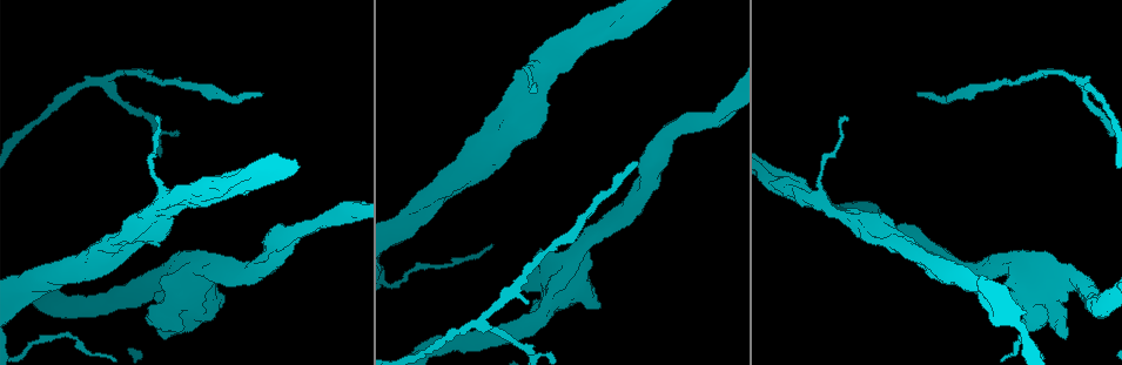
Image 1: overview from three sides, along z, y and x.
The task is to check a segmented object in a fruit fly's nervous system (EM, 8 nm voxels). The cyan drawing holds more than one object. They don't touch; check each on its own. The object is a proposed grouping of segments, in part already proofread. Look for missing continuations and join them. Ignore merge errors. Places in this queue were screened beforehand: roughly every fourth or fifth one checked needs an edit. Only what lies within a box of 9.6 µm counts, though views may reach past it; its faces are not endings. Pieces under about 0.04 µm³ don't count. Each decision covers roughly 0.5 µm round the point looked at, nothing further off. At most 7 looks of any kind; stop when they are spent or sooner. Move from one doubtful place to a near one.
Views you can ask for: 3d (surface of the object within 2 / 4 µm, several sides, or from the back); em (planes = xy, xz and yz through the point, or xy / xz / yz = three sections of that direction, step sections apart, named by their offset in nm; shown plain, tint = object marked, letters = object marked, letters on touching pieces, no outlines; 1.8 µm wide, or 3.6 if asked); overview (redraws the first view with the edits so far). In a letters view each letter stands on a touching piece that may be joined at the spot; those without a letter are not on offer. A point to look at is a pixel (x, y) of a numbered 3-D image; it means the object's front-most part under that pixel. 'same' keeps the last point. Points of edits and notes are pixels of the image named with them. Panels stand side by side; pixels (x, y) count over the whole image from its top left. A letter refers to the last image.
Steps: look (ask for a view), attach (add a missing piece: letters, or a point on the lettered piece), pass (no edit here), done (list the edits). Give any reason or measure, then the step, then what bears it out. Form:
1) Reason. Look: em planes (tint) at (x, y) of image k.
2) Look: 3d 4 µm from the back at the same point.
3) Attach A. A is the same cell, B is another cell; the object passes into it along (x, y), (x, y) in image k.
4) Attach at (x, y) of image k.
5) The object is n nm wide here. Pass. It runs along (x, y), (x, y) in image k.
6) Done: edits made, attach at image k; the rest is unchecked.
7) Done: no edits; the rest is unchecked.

Free end. Look: 3d 4 µm at (637, 164) of image 1.

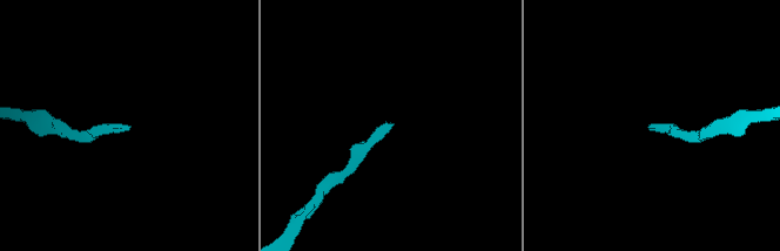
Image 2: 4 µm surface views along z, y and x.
Shape alone is not enough. Look: em planes (plain) at (128, 128) of image 2.

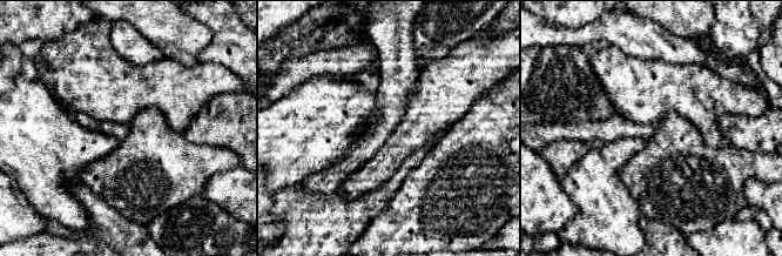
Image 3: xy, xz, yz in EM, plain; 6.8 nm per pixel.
See the neighbours. Look: em planes (letters) at the same point.

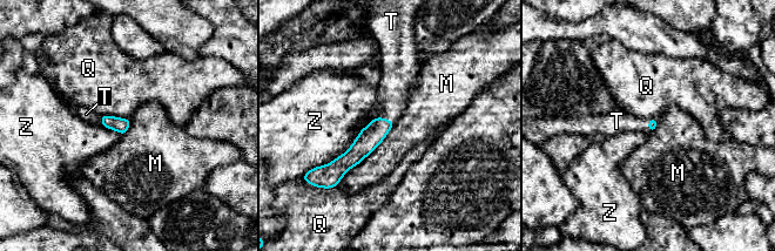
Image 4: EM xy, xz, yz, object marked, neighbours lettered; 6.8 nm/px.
Attach T. T is the same cell, M, Q and Z are other cells; the object passes into it along (371, 136), (386, 119), (393, 88) in image 4; it goes on there.

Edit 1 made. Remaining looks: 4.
See it whole again. Look: overview.

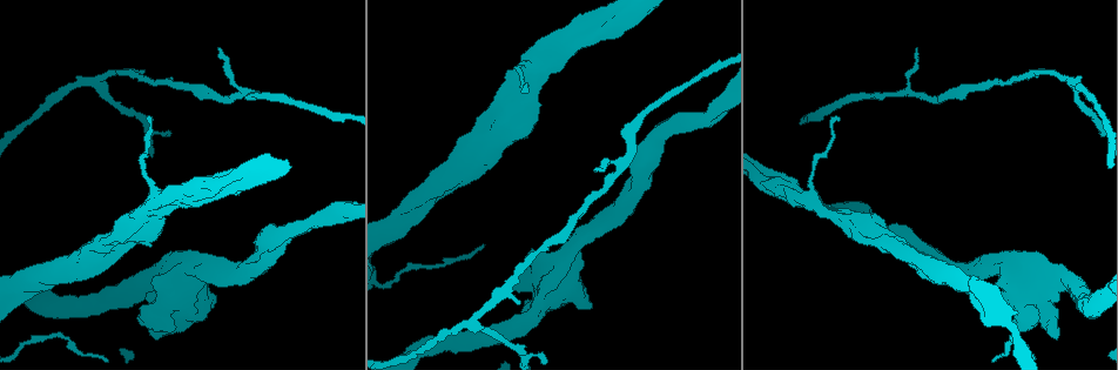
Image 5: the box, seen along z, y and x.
Free end. Look: em xz step 4 (letters) at (517, 304) of image 5.

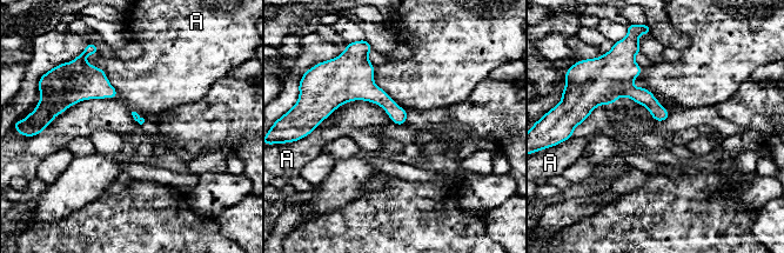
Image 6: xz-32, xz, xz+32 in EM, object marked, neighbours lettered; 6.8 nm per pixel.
Cut it another way. Look: em xy step 16 (letters) at the same point.

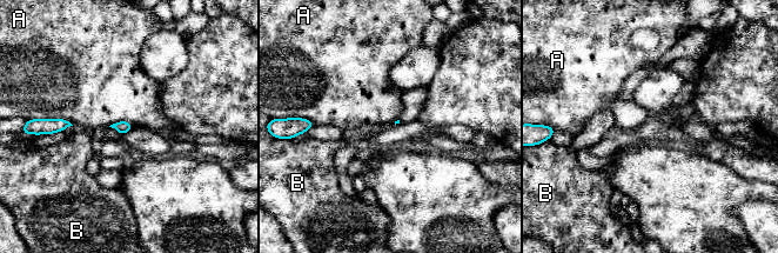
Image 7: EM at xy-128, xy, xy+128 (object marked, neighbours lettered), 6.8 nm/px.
Pass. A and B are other cells; a border runs along (47, 118), (65, 118), (73, 125) in image 7; none of them fits.

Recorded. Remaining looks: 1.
Done: edits made, attach at image 4; the rest is unchecked.

